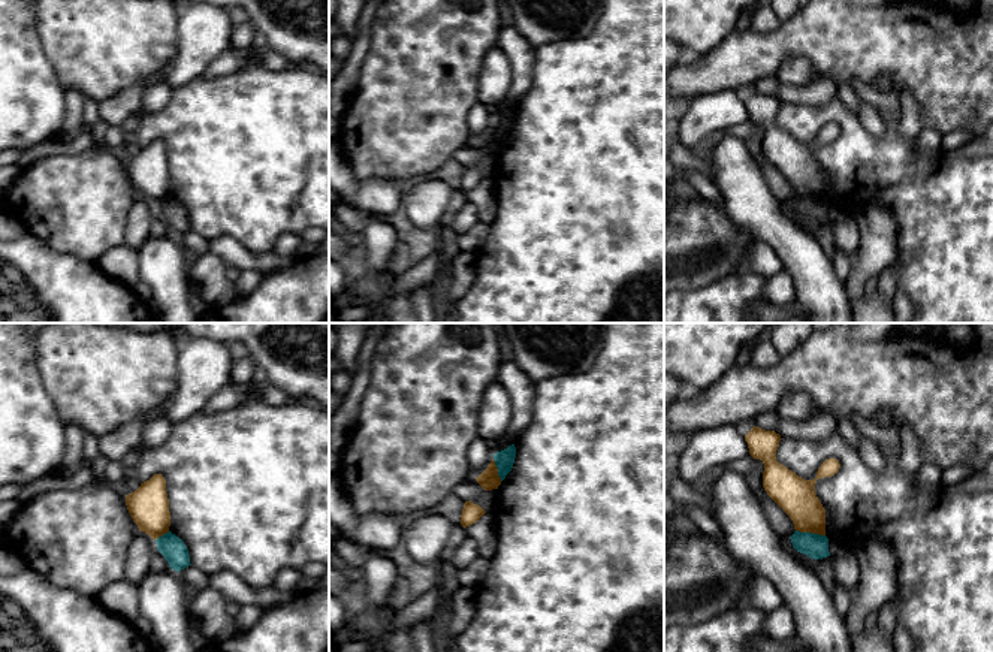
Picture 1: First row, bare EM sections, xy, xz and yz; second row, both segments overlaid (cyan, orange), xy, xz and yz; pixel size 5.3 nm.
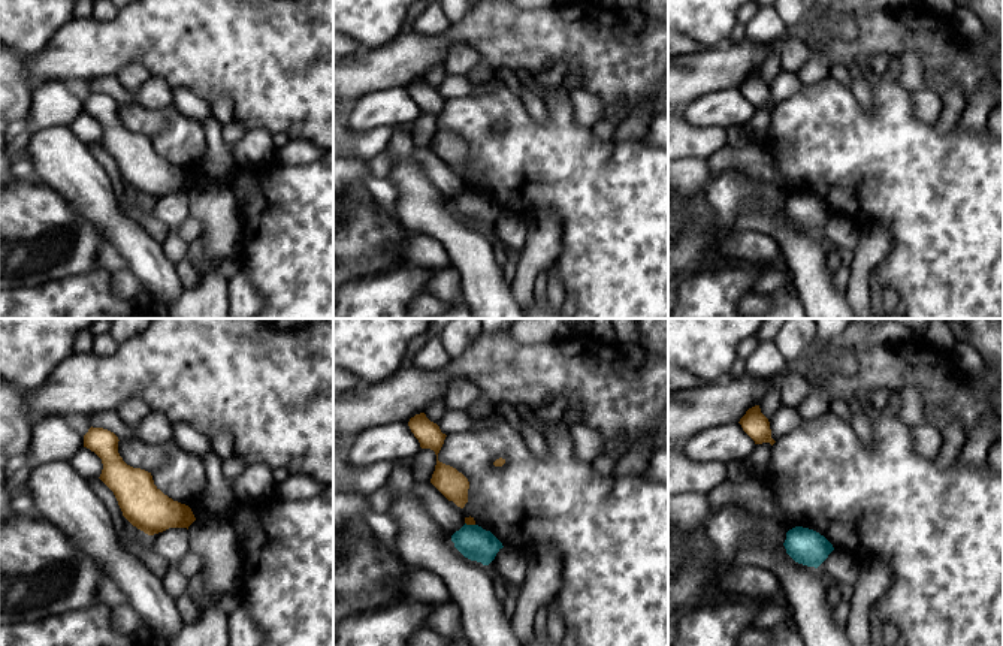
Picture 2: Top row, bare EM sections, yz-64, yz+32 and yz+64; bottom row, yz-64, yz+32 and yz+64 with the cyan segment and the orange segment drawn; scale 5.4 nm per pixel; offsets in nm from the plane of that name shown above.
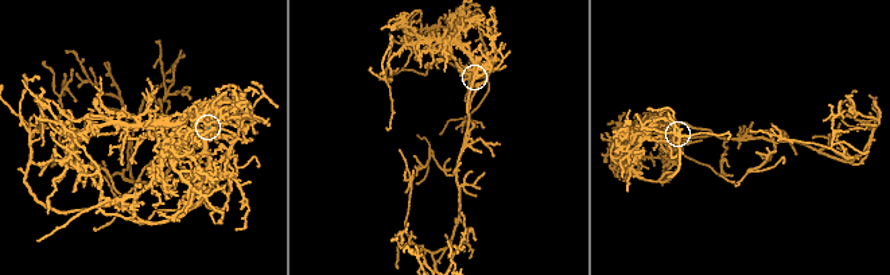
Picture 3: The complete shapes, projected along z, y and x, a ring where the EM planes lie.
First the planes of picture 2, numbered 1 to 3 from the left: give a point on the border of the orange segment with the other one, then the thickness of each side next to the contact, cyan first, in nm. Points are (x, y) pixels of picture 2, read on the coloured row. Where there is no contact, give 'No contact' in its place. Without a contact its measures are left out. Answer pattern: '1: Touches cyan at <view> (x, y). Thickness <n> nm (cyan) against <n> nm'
1: No contact
2: Touches cyan at yz+32 (470, 525). Thickness 180 nm (cyan) against 50 nm
3: No contact

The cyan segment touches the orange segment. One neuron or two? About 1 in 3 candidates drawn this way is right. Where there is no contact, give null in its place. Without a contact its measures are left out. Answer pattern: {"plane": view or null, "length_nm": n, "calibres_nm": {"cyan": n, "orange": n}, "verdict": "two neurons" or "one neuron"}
{"plane": "yz", "length_nm": 160, "calibres_nm": {"cyan": 140, "orange": 200}, "verdict": "two neurons"}

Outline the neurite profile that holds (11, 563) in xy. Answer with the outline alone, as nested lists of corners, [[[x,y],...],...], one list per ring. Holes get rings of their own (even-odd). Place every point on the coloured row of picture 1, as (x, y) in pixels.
[[[0,546],[0,576],[13,576],[25,567],[27,565],[19,555]]]

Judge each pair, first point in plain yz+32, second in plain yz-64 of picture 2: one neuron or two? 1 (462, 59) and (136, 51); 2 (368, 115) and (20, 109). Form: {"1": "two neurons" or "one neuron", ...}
{"1": "two neurons", "2": "two neurons"}

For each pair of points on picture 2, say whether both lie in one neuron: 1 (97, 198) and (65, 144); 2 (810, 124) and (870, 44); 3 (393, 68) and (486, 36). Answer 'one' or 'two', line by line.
1: one
2: two
3: one

